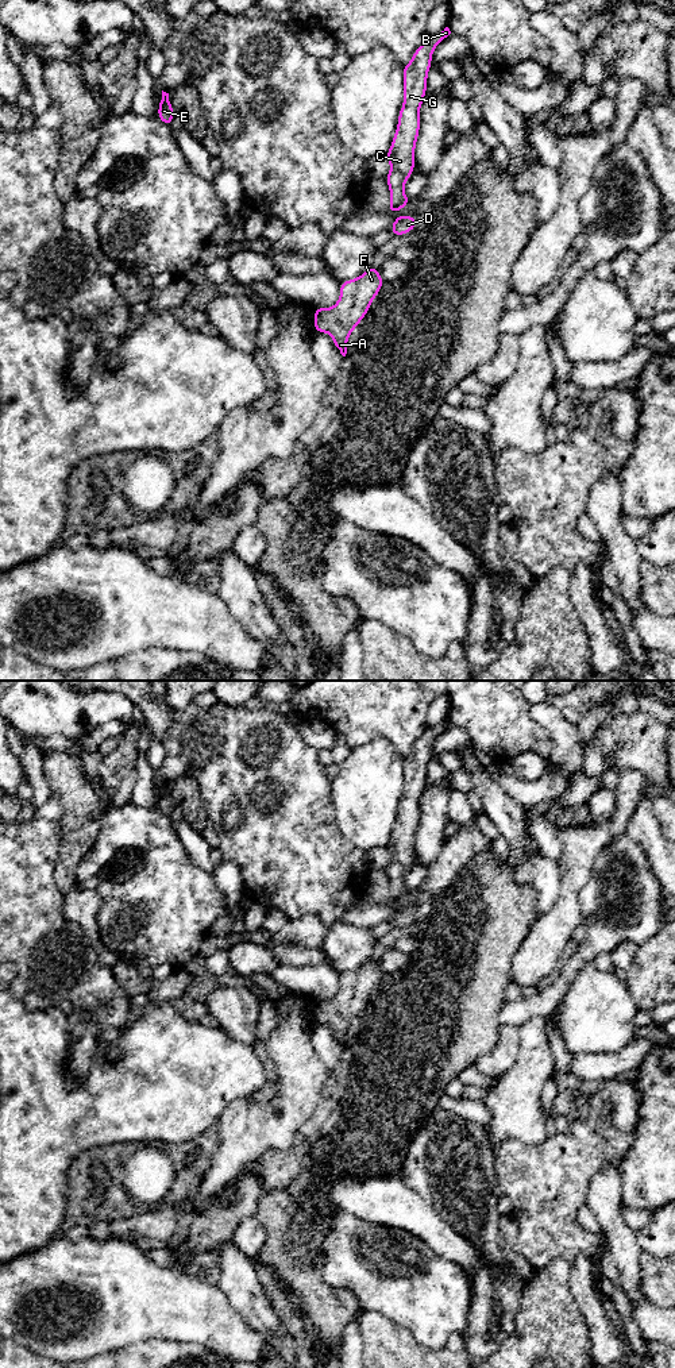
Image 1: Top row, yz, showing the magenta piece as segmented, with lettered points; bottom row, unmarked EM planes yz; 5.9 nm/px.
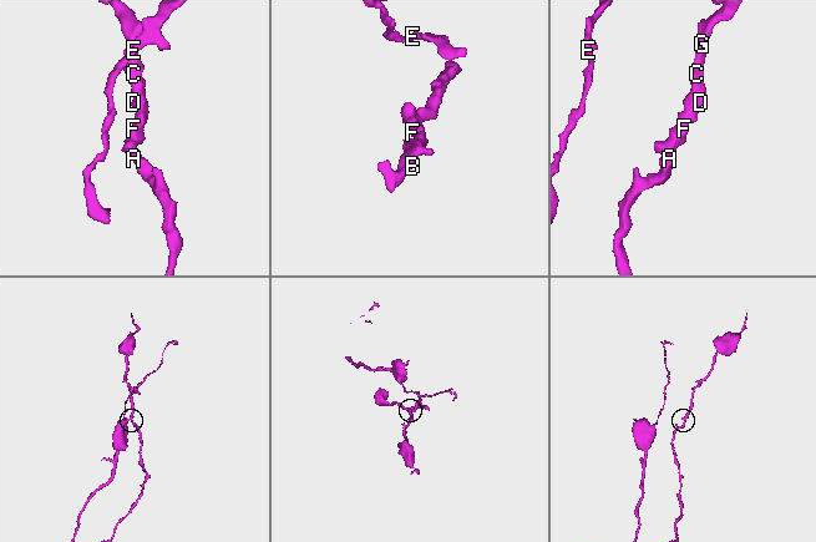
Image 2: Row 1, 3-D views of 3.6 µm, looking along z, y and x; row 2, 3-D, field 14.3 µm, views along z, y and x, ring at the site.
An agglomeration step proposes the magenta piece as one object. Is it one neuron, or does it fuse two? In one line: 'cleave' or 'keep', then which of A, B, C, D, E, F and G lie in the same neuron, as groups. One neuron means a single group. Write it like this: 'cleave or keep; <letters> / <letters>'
keep; A B C D E F G

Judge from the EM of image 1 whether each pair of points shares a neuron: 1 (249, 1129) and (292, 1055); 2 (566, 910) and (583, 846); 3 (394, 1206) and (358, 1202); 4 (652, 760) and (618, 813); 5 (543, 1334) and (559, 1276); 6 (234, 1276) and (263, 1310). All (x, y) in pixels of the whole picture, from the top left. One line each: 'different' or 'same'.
1: same
2: same
3: same
4: different
5: same
6: same

